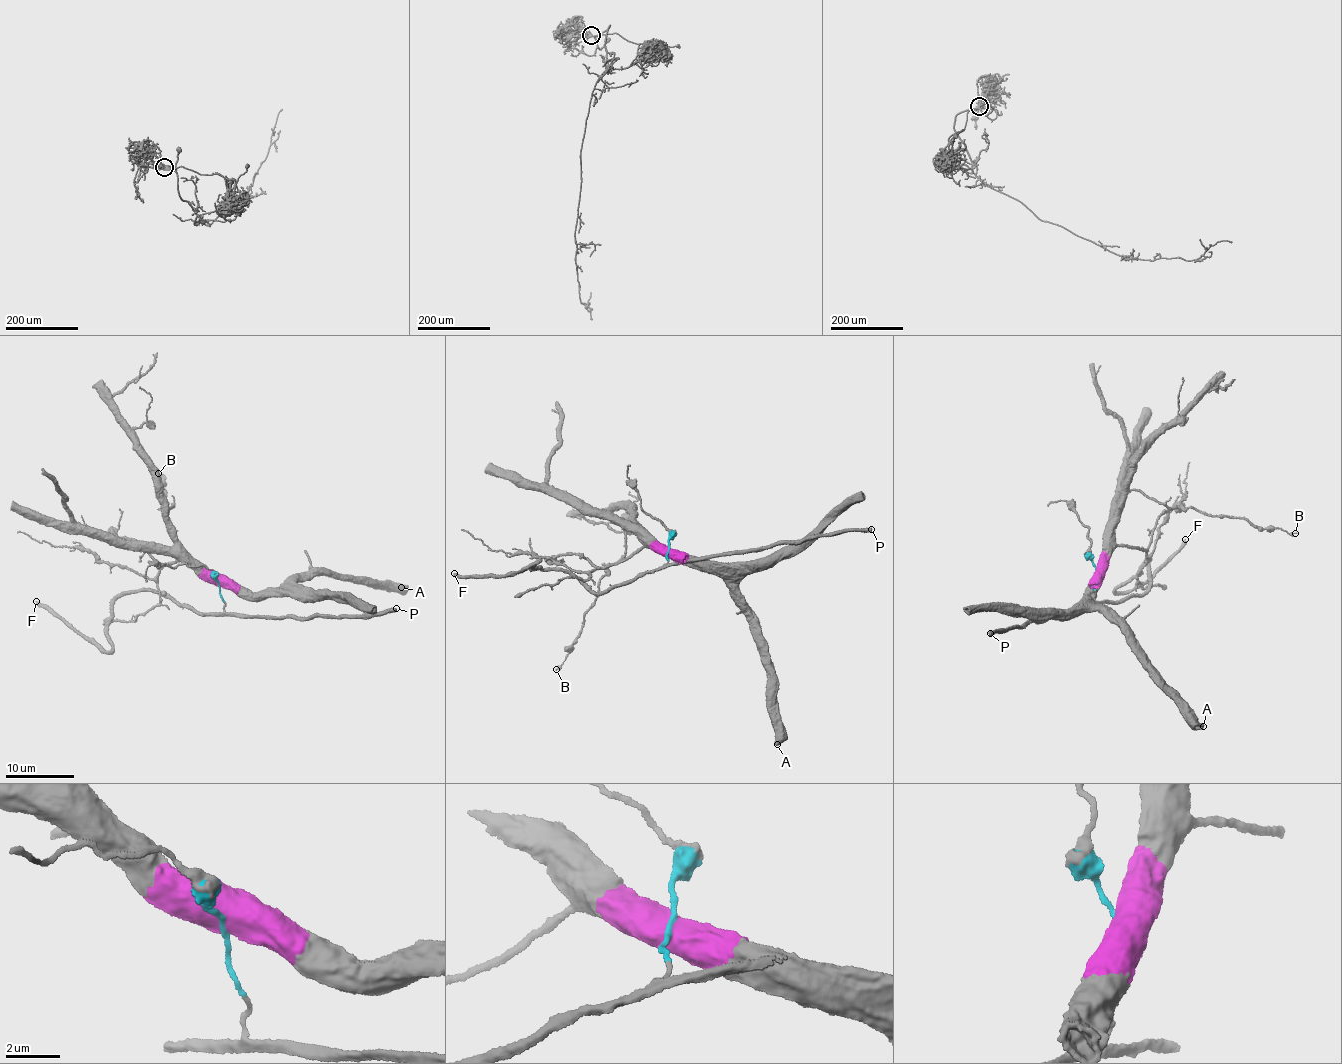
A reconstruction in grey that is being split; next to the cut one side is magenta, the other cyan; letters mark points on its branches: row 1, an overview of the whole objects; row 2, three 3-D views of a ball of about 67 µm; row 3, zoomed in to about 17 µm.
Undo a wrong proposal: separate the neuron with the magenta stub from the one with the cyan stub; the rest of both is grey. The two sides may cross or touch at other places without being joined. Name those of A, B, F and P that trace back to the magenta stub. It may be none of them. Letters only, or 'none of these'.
A, B

